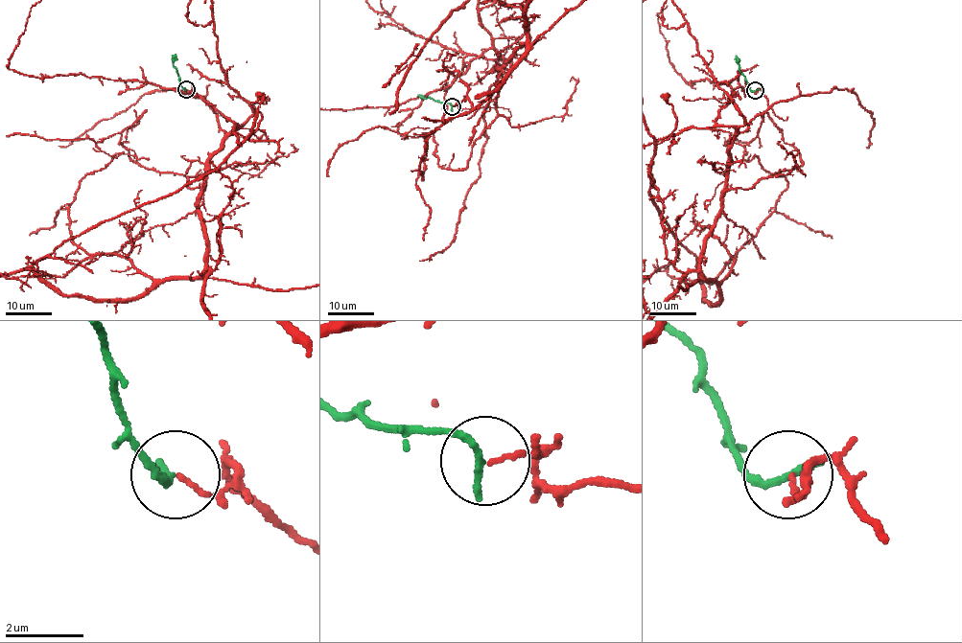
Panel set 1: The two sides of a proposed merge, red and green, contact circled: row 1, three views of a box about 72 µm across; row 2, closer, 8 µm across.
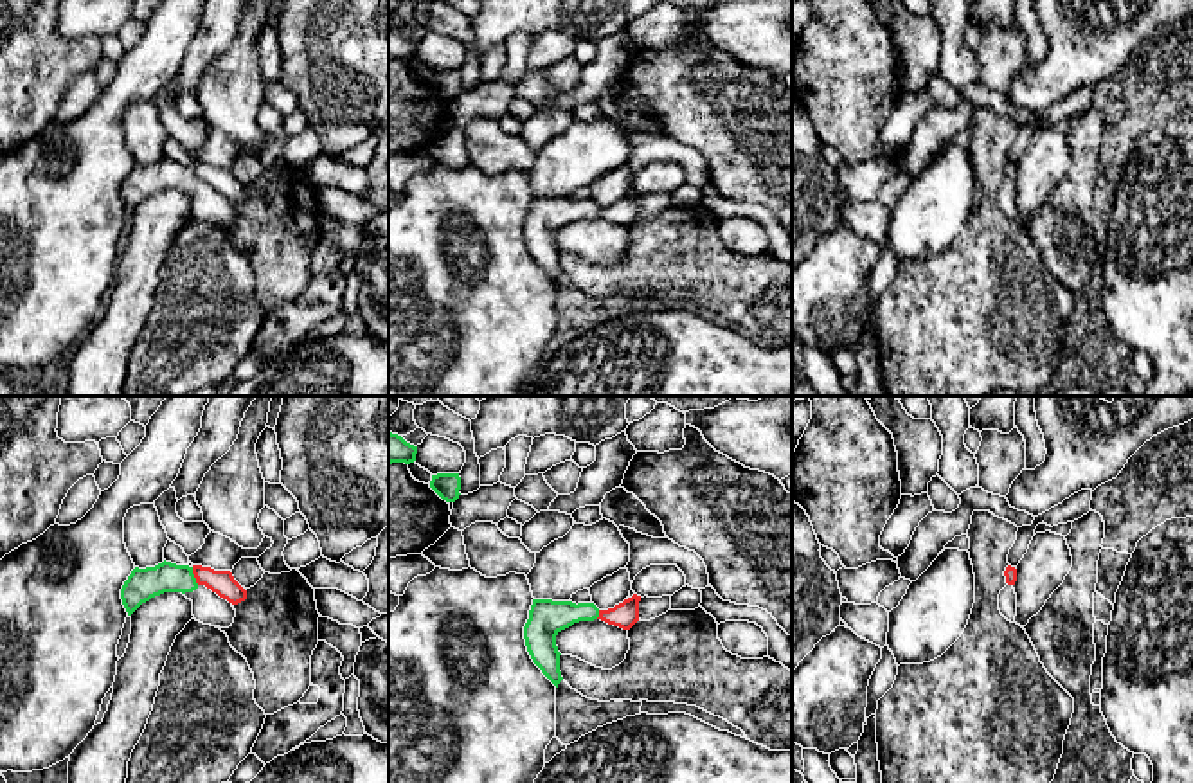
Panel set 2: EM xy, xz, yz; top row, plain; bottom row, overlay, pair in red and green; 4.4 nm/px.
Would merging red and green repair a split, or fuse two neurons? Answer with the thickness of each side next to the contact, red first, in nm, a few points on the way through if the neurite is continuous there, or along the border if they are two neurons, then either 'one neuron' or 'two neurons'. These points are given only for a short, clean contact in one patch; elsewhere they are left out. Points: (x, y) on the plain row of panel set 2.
calibres 110 and 140 nm; border xy (191, 164), (198, 180); two neurons

